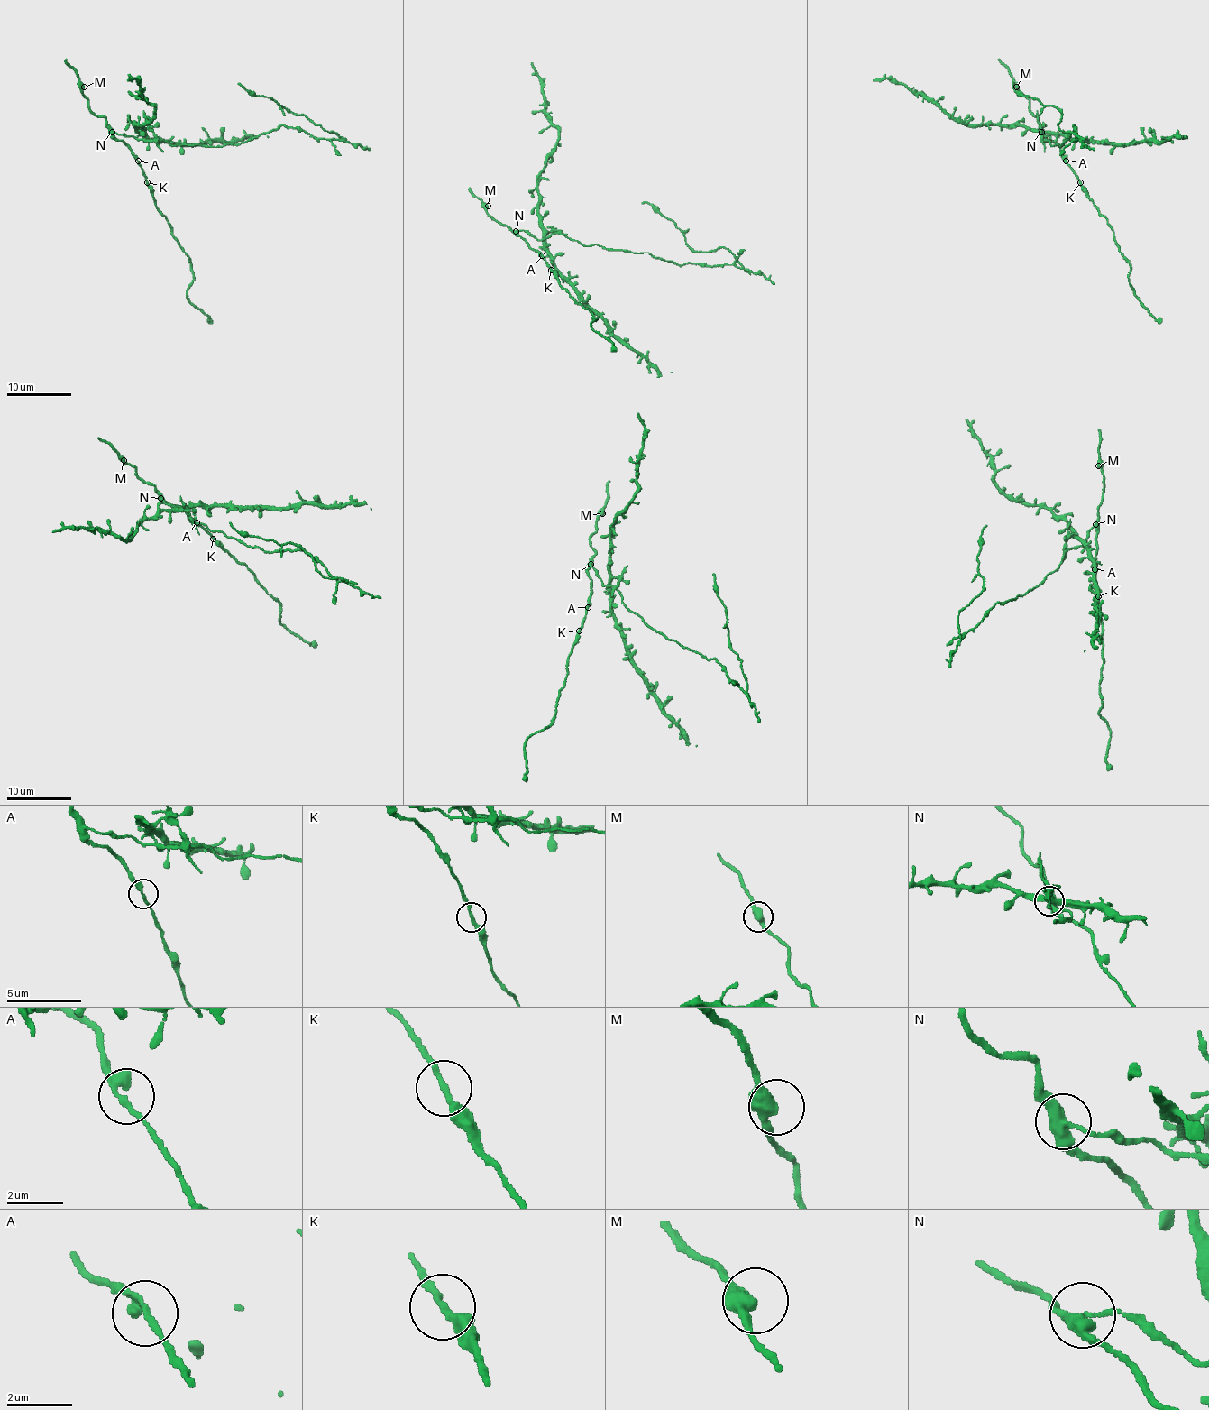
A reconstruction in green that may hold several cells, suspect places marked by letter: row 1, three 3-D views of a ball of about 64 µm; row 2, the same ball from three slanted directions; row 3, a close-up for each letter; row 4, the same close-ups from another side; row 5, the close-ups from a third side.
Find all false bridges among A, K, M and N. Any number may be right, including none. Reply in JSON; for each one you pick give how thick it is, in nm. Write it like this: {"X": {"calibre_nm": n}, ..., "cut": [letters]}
{"N": {"calibre_nm": 360}, "cut": ["N"]}

